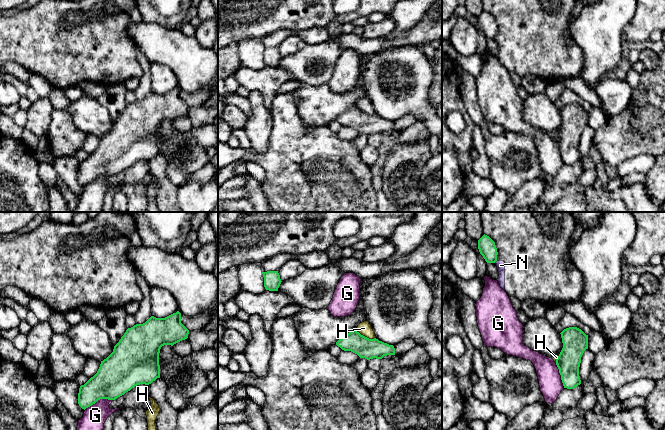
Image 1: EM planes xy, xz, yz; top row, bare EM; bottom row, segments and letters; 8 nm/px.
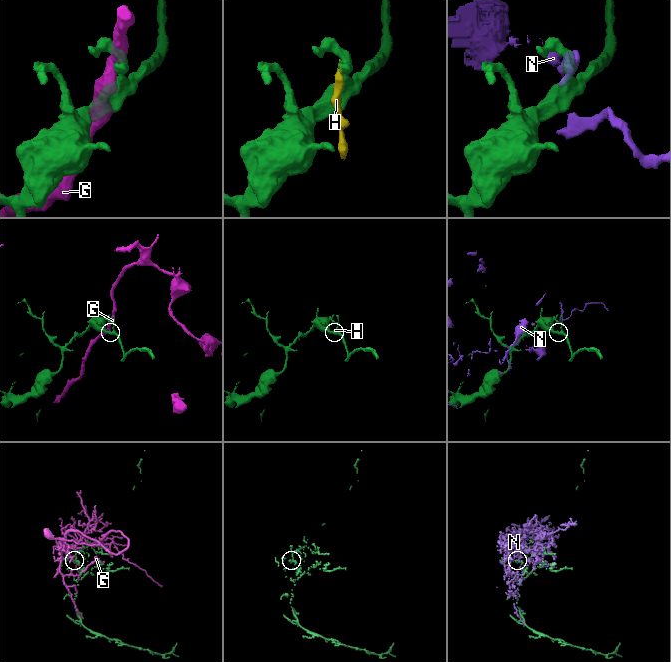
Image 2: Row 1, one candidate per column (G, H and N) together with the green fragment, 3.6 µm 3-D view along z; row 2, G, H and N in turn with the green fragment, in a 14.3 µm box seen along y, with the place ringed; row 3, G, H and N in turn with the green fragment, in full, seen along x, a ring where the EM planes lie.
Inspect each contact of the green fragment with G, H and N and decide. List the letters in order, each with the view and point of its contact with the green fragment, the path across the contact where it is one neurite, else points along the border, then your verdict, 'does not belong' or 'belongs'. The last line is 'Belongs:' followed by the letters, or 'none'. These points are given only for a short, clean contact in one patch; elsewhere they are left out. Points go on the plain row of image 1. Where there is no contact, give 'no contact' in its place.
G: xy (98, 175) | does not belong
H: xz (366, 113) | does not belong
N: yz (495, 37) | does not belong
Belongs: none

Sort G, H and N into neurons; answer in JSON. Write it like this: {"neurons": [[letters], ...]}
{"neurons": [["G"], ["H"], ["N"]]}

